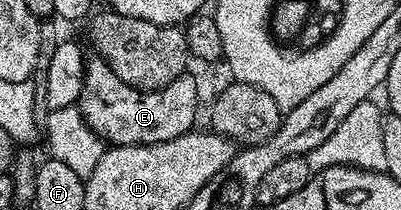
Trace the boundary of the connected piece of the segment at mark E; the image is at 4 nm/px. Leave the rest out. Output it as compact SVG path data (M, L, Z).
M99 58L87 59L82 73L82 89L76 105L84 122L107 145L123 148L124 146L140 146L141 144L159 144L172 138L180 138L184 133L195 127L194 119L198 116L198 84L185 74L176 78L163 89L146 92L144 89L133 88L123 79L118 78L108 65Z

